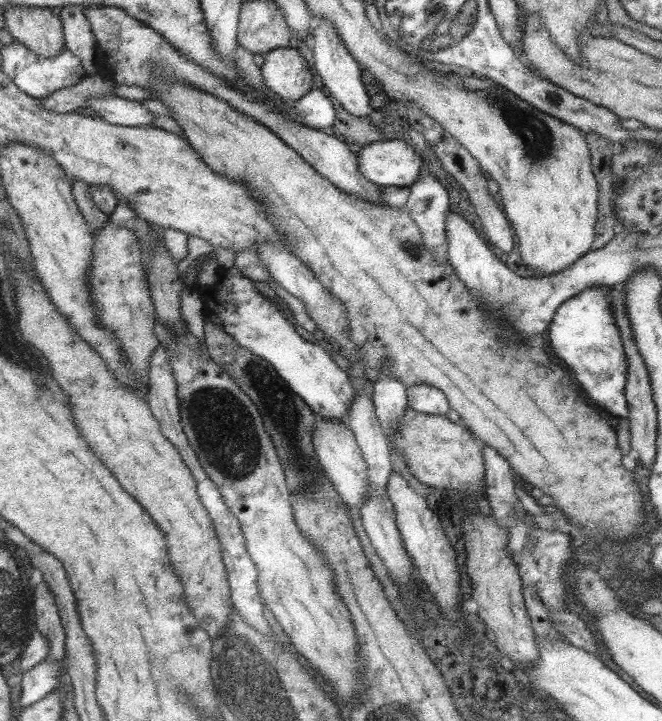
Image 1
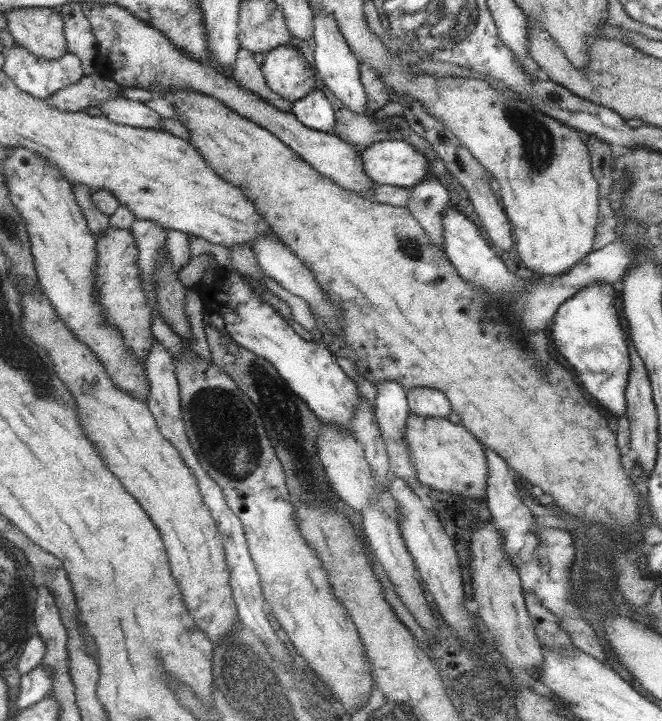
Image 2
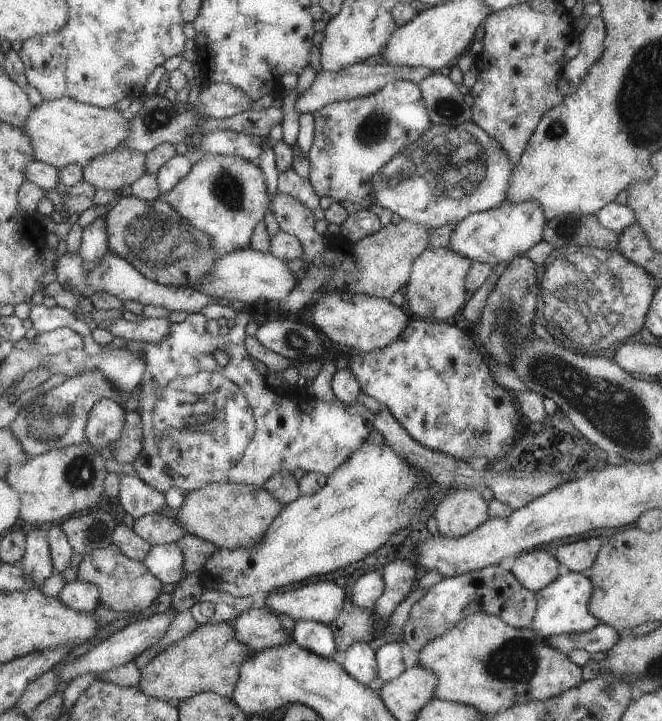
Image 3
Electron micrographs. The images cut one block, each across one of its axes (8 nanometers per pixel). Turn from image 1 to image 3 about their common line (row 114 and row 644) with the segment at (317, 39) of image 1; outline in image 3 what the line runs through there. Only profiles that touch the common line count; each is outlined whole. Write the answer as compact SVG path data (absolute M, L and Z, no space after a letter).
M363 640L351 642L338 661L346 674L357 679L364 686L377 677L374 651L370 648L369 643Z

